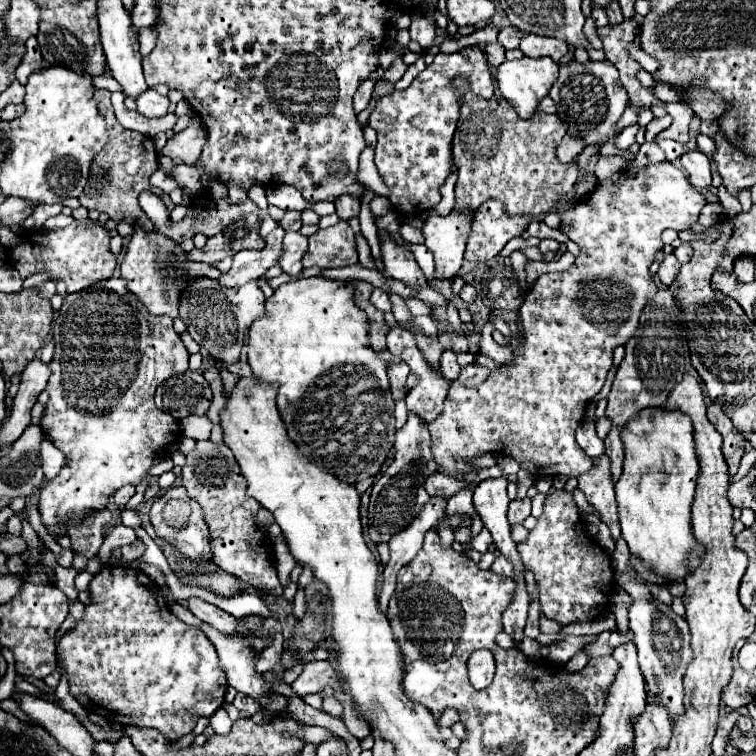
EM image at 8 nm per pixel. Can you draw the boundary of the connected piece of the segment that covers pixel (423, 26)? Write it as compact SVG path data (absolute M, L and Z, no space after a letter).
M427 17L413 19L413 23L409 27L409 35L411 35L411 41L417 41L423 49L429 49L437 37L435 25Z

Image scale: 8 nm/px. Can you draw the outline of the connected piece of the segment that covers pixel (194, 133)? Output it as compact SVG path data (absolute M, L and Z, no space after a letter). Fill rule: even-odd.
M193 117L191 125L187 129L179 131L173 139L167 141L161 154L171 158L179 158L185 165L195 167L199 161L201 149L205 145L205 137L207 137L207 131L203 127L203 121L199 117Z

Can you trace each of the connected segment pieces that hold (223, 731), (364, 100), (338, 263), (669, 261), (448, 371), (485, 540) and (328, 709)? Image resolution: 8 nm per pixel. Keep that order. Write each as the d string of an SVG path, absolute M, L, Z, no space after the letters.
M223 707L211 717L211 727L215 729L217 735L229 735L231 733L231 725L233 725L233 721L229 719L229 715L227 715L227 711Z
M363 81L361 87L357 89L357 93L353 97L353 107L355 107L357 113L361 113L367 107L367 103L369 103L369 99L373 95L373 87L375 87L375 81Z
M347 221L329 229L319 229L309 237L309 247L301 259L303 267L347 267L357 263L355 233Z
M671 253L671 255L665 255L665 259L661 261L659 271L657 271L657 275L659 275L661 283L671 285L671 283L675 281L675 275L677 275L679 267L681 267L681 265L679 265L679 261L675 259L675 255L673 255L673 253Z
M443 351L443 355L441 355L441 371L451 381L455 381L455 375L459 375L461 367L459 367L457 357L455 357L453 351Z
M483 527L483 529L481 529L481 533L473 539L473 549L475 549L475 551L479 551L479 553L487 553L491 543L493 543L493 541L491 541L491 533Z
M327 687L327 689L323 689L321 693L323 693L323 697L325 697L325 699L323 699L323 709L325 709L325 713L329 713L329 715L333 715L333 717L341 717L343 709L341 709L339 701L333 697L333 689Z

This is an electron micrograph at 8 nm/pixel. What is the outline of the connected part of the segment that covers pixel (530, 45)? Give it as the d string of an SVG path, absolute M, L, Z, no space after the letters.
M523 33L519 49L529 57L551 57L559 61L567 53L567 43L555 37L541 37L541 35L527 35Z

